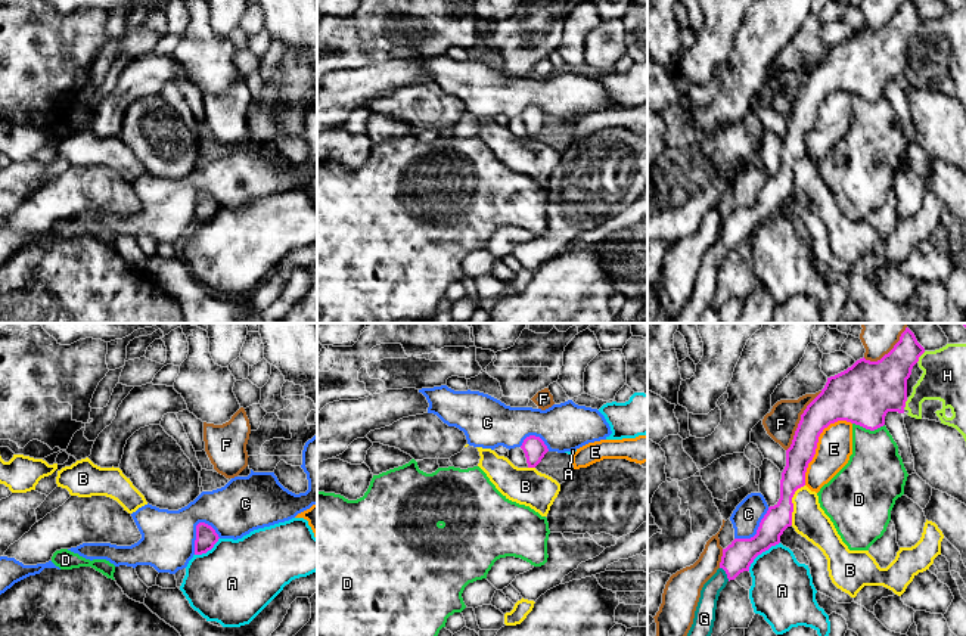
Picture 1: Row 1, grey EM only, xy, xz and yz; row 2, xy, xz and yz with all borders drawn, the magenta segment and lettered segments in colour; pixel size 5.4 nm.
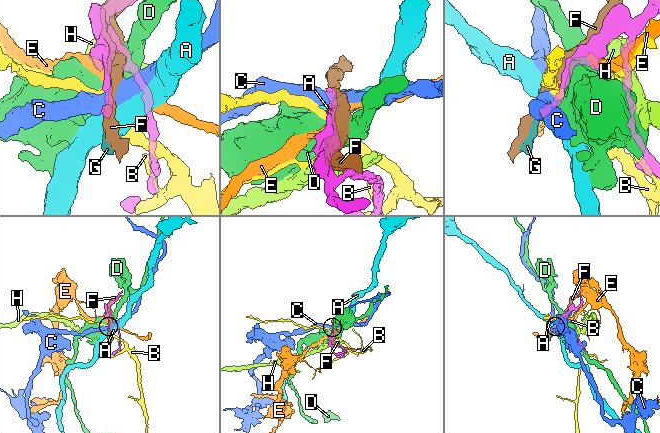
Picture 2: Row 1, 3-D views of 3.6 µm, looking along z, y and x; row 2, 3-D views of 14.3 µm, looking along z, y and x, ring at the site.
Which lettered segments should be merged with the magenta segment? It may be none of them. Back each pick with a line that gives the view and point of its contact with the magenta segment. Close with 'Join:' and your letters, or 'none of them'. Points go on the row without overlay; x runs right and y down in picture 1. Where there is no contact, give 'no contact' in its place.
G: yz (726, 242)
Join: G

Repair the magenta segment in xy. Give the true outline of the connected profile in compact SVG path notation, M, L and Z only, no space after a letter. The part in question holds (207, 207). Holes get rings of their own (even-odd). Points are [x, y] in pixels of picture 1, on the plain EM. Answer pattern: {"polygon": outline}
{"polygon": "M199 192L196 195L195 224L202 224L211 220L218 208L218 204L211 195Z"}

